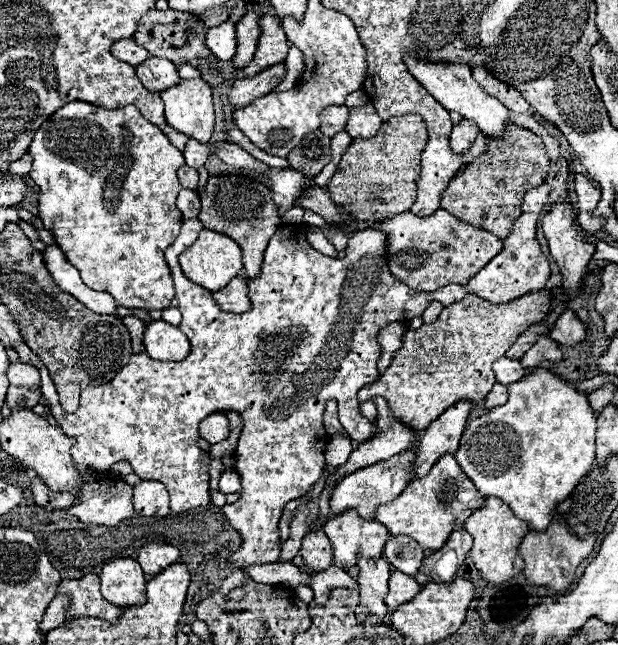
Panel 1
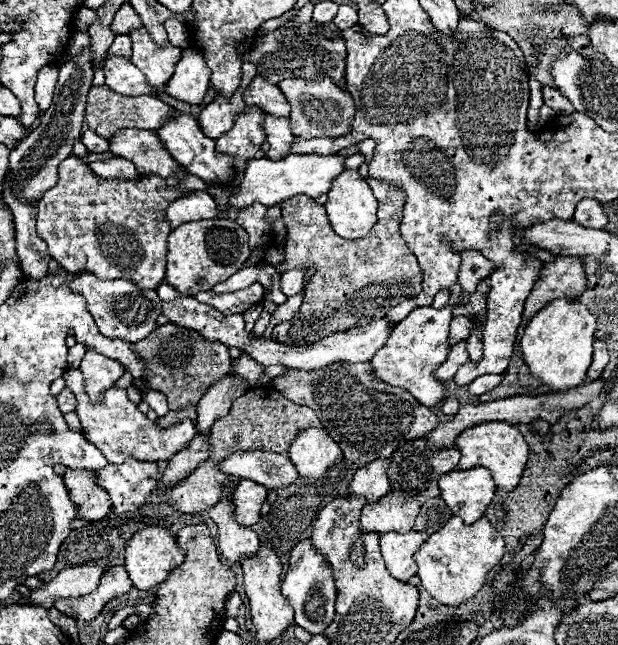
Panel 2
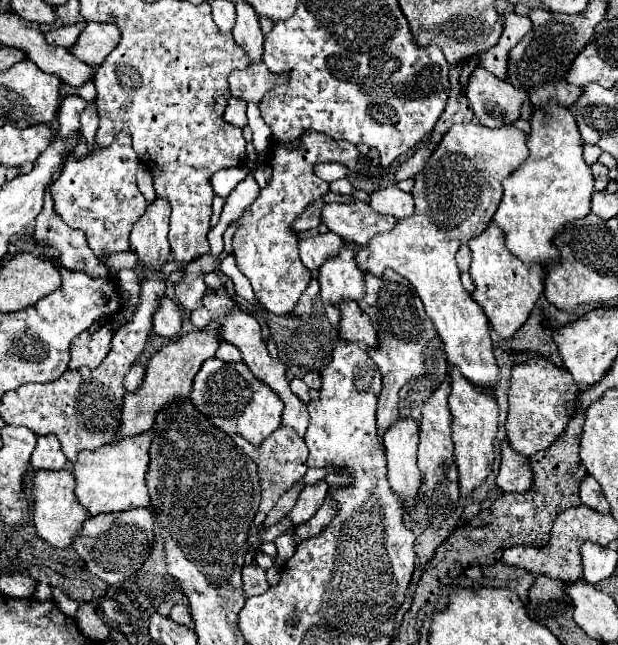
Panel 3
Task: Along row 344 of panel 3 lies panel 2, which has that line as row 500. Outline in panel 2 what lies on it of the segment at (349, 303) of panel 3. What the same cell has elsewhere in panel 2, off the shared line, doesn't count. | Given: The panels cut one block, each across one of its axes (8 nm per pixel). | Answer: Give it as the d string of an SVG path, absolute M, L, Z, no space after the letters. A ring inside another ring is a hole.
M380 458L360 468L354 480L350 482L350 496L360 496L360 498L366 498L368 502L376 502L384 498L386 492L390 492L388 464L390 464L390 458Z

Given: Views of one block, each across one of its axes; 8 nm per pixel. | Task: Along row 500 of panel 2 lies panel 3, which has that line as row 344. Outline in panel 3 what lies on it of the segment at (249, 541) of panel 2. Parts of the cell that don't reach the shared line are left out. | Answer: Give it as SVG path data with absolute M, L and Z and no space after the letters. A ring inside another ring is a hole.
M222 342L214 354L218 360L224 360L224 362L240 362L242 356L240 356L240 350L234 346L234 344L228 344L228 342Z

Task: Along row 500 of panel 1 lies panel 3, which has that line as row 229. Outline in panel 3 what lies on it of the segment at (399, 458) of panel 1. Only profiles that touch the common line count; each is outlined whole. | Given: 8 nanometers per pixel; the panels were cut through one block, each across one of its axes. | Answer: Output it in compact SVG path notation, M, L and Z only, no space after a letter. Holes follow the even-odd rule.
M348 202L348 204L326 204L320 214L322 224L328 226L330 232L338 234L342 240L352 244L366 246L368 240L384 230L392 230L396 224L394 216L374 212L368 202Z

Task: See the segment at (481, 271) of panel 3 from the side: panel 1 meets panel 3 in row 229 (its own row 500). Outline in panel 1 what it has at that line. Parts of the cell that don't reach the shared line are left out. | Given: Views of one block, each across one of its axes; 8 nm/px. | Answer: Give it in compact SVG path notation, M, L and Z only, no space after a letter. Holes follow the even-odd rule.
M486 496L486 506L476 510L476 514L472 514L466 520L464 530L474 538L474 546L470 550L470 556L478 568L480 578L488 586L498 586L498 584L514 578L516 574L520 574L524 570L524 562L518 554L518 548L520 548L522 538L528 534L530 528L522 520L518 520L514 516L514 512L508 506L504 506L500 500Z

